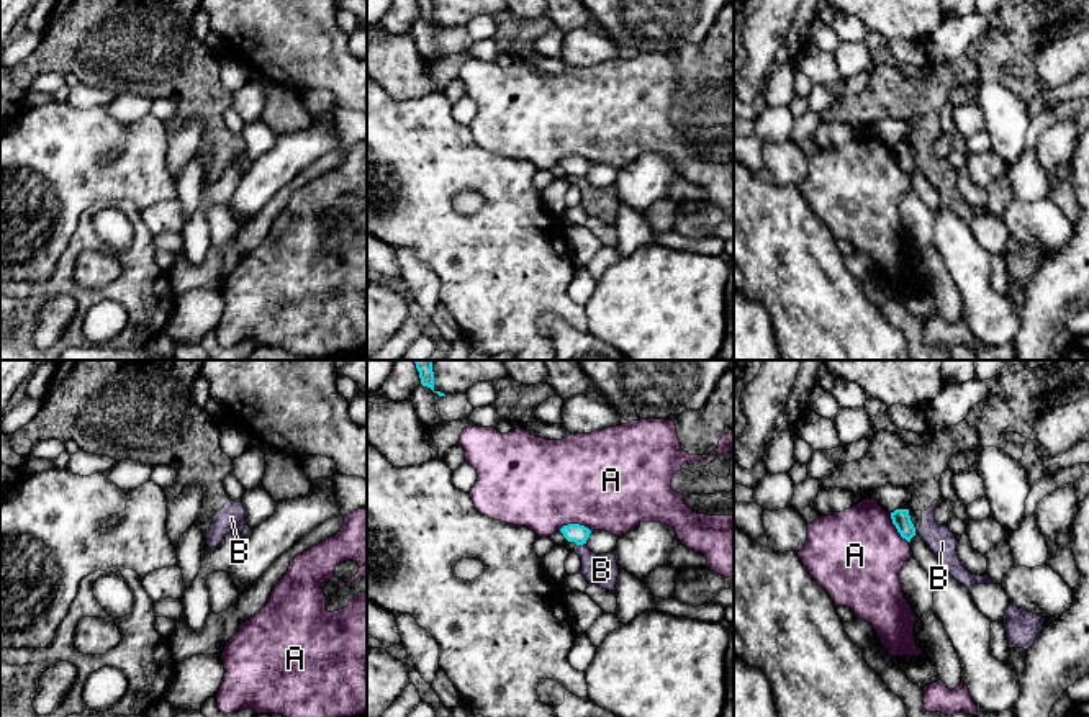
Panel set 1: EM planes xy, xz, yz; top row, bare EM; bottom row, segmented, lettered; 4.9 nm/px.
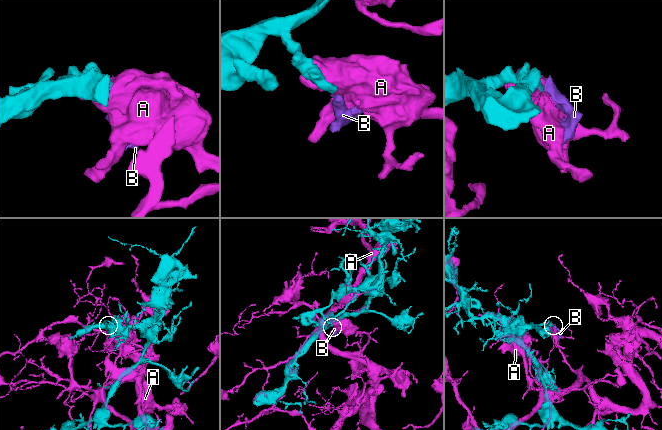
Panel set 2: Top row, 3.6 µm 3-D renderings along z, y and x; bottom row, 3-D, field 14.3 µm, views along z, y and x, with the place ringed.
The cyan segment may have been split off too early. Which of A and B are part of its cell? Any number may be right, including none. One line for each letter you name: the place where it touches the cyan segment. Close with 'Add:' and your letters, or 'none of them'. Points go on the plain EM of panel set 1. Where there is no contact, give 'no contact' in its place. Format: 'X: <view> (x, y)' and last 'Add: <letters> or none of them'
Add: none of them

